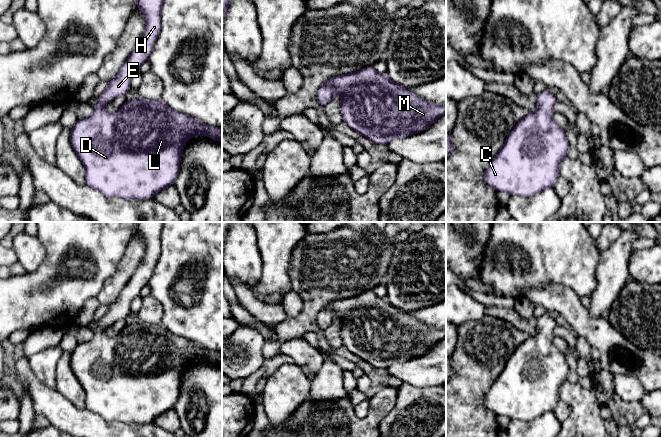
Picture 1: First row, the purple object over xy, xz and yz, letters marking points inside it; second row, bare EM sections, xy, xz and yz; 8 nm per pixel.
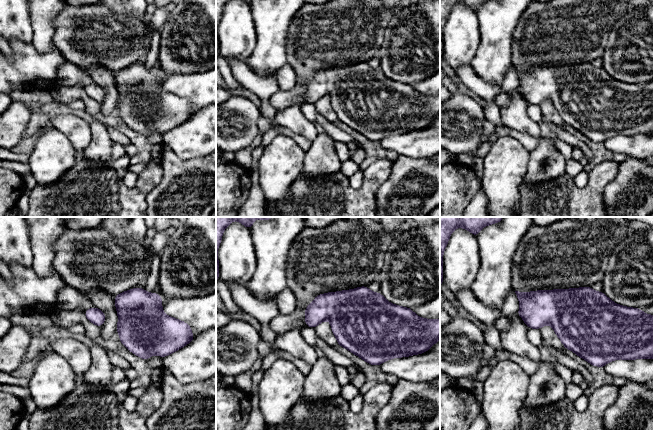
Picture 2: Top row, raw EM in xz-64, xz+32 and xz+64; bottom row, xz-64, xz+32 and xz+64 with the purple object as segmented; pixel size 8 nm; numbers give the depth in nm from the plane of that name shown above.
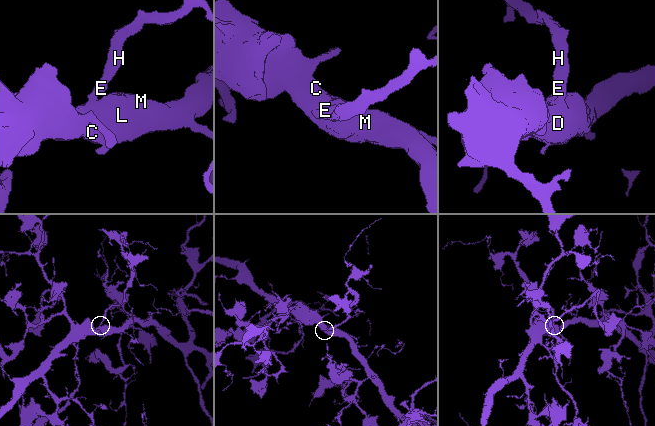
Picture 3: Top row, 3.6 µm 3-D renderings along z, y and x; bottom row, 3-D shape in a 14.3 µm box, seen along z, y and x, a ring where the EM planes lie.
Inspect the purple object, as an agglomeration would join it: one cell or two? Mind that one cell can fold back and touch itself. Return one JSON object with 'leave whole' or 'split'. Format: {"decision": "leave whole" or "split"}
{"decision": "leave whole"}

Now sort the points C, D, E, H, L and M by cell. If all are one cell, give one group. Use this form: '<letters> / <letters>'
C D E H L M

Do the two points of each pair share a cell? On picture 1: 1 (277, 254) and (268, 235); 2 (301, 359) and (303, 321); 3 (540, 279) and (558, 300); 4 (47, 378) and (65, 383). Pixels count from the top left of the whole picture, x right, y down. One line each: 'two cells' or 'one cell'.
1: one cell
2: two cells
3: two cells
4: two cells

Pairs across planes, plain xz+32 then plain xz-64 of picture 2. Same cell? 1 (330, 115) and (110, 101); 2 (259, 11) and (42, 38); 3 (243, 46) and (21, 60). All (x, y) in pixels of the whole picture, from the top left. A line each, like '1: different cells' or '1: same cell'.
1: same cell
2: same cell
3: different cells

